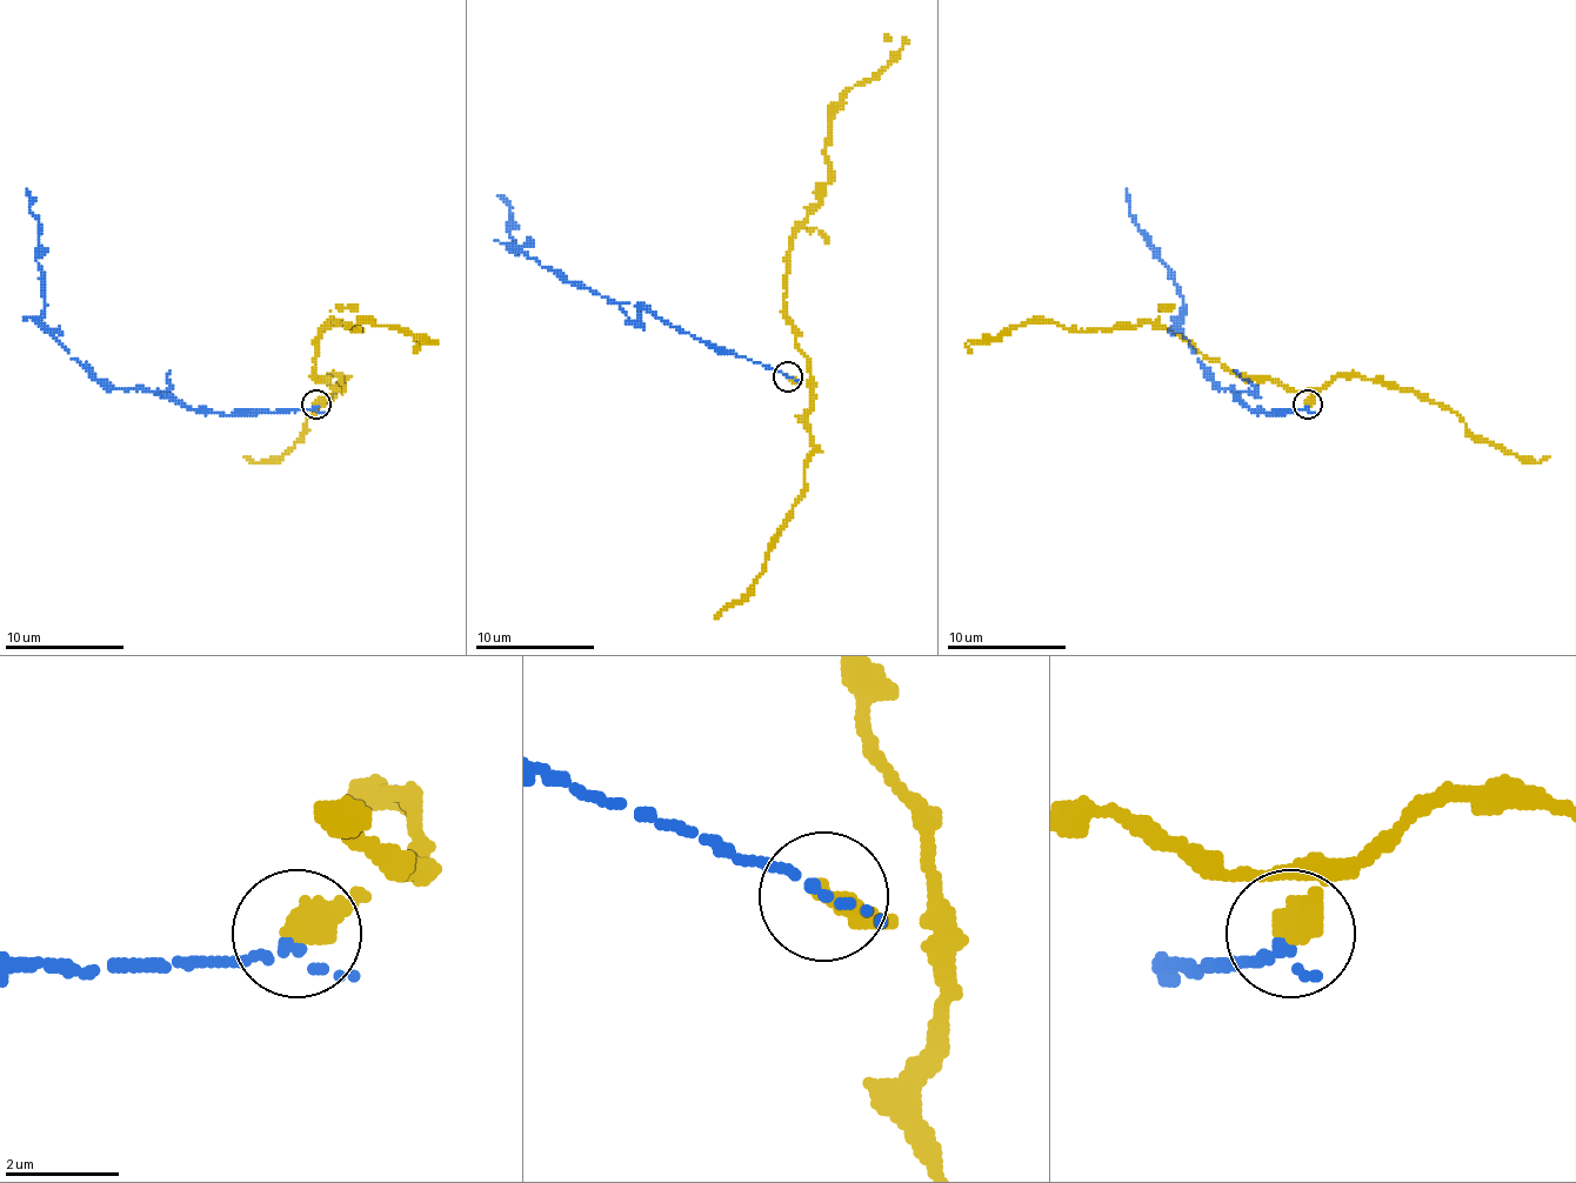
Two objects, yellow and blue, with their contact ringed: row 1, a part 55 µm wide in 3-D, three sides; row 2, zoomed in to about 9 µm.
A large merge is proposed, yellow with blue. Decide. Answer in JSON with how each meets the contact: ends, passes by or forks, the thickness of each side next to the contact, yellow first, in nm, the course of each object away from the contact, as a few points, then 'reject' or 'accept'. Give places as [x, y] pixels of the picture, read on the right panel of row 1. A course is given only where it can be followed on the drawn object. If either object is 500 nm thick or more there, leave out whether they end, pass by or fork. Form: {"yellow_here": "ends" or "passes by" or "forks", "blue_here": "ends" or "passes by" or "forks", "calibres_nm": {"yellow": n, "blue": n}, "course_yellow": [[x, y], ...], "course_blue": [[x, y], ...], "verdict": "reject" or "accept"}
{"calibres_nm": {"yellow": 500, "blue": 240}, "course_yellow": [[1308, 403], [1308, 392], [1230, 373], [1139, 322], [1016, 326], [968, 341], [972, 353]], "course_blue": [[1308, 406], [1267, 415], [1216, 386], [1180, 322], [1183, 296], [1174, 272], [1135, 221], [1126, 188]], "verdict": "reject"}

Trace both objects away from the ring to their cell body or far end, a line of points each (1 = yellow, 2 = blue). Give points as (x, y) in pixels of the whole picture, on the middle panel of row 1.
1: (787, 378), (810, 378), (783, 300), (789, 246), (828, 180), (832, 108), (902, 46), (902, 38), (885, 40)
2: (787, 378), (628, 302), (614, 302), (572, 285), (515, 252), (506, 231), (509, 205), (498, 195)

